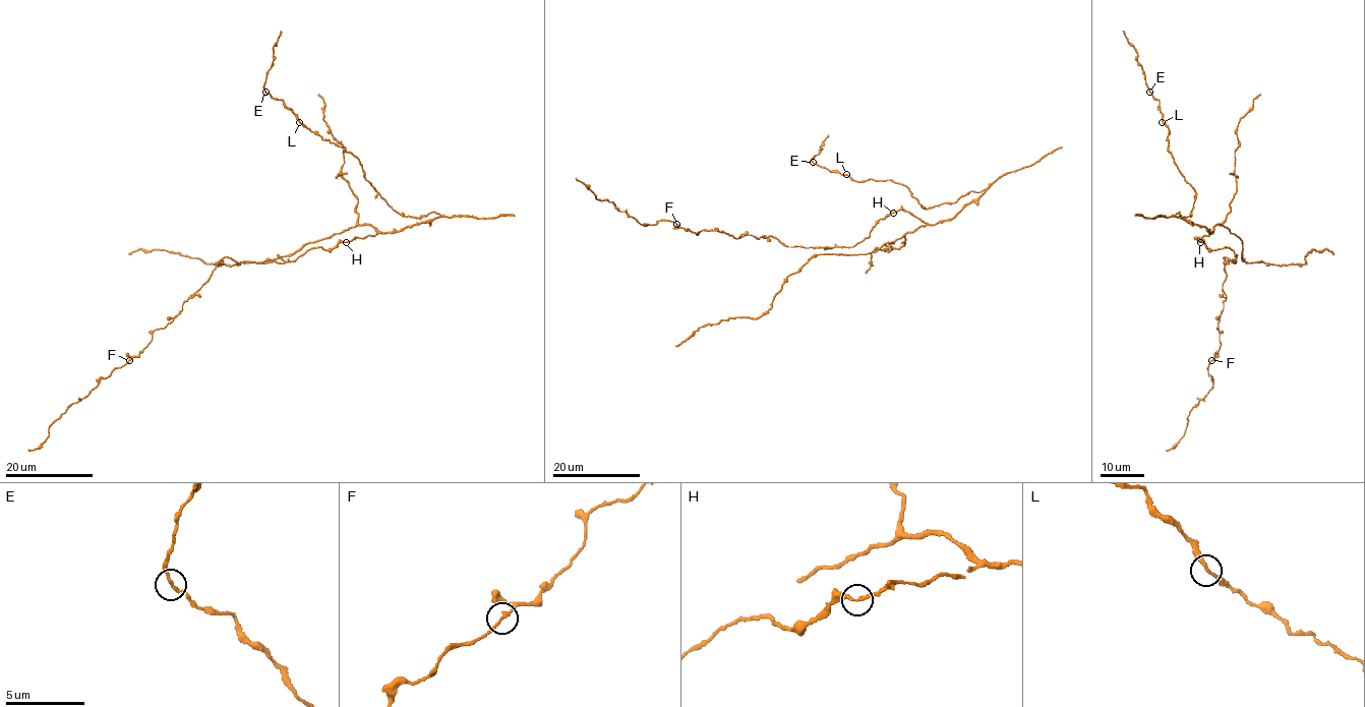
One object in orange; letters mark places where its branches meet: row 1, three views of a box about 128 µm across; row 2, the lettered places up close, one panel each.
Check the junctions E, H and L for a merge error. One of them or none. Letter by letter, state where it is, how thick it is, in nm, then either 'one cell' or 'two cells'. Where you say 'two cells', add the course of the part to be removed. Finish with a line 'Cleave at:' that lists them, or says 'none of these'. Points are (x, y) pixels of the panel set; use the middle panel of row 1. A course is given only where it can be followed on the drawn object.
E: (813, 162) | 170 nm | one cell
H: (893, 213) | 200 nm | one cell
L: (846, 174) | 200 nm | one cell
Cleave at: none of these

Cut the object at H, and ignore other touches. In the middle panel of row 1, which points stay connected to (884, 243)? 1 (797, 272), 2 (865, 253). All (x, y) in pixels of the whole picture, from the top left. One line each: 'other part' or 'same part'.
1: same part
2: same part

